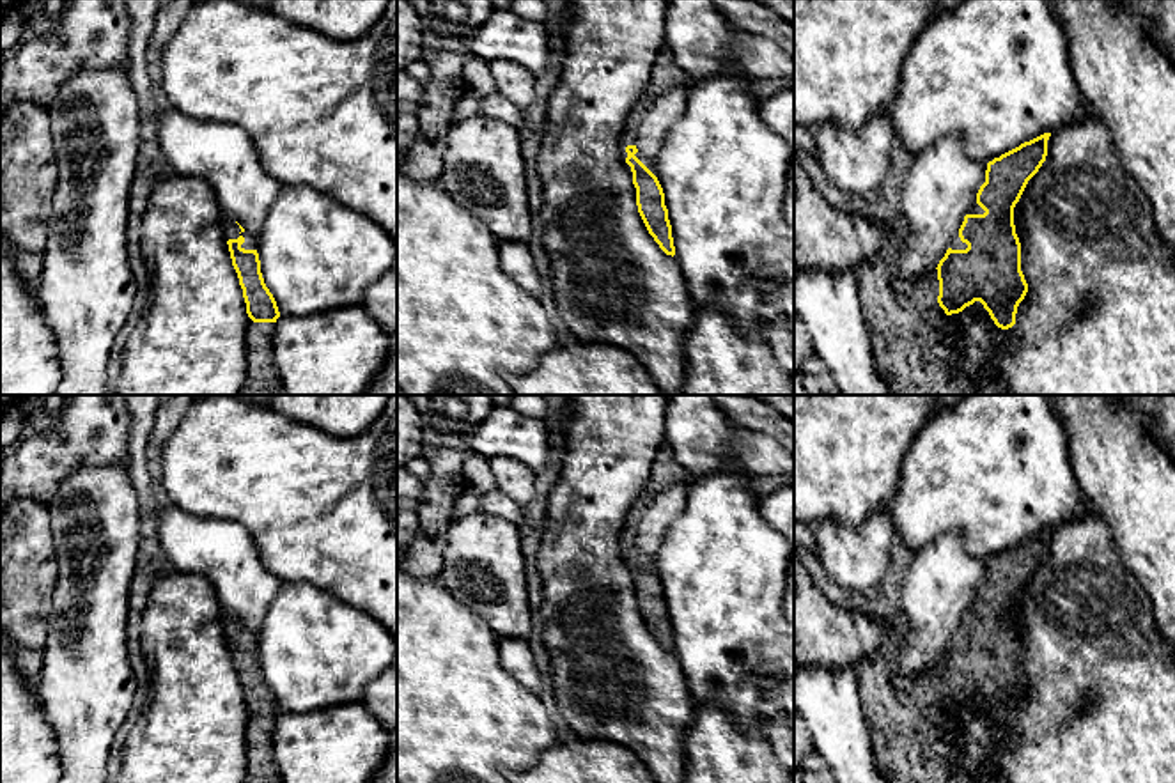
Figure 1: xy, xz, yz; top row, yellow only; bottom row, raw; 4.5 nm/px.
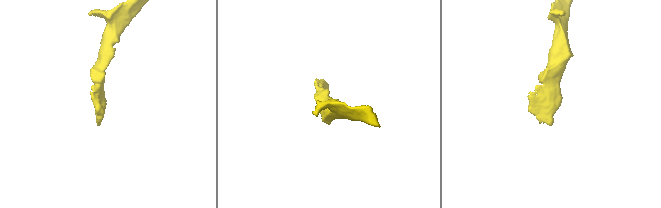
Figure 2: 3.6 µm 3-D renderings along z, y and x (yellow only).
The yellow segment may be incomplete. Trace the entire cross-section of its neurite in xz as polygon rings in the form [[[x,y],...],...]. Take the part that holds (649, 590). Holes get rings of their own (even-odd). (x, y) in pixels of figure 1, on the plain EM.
[[[626,524],[620,533],[620,547],[626,565],[633,572],[633,581],[636,585],[636,602],[638,609],[666,652],[675,652],[672,622],[668,616],[668,606],[665,602],[665,590],[658,578],[658,565],[654,556],[643,554],[636,546],[636,526]]]

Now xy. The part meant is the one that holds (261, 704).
[[[223,613],[222,624],[250,714],[245,783],[282,783],[273,756],[273,730],[280,709],[261,670],[257,634],[230,613]]]

